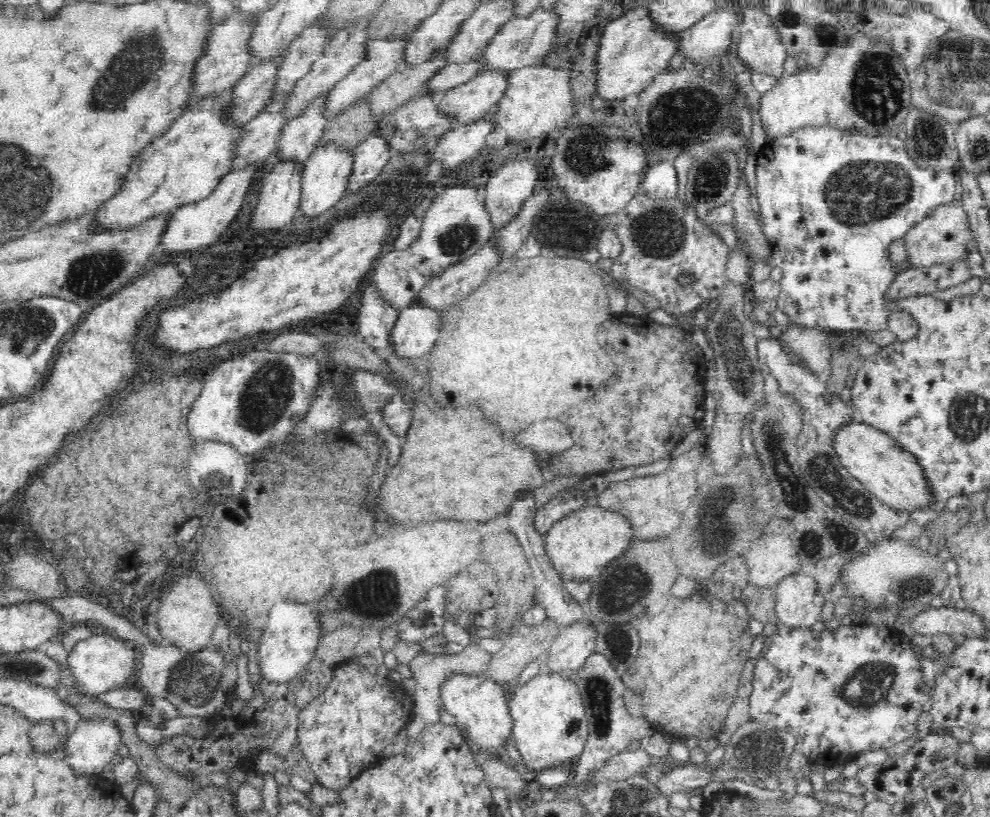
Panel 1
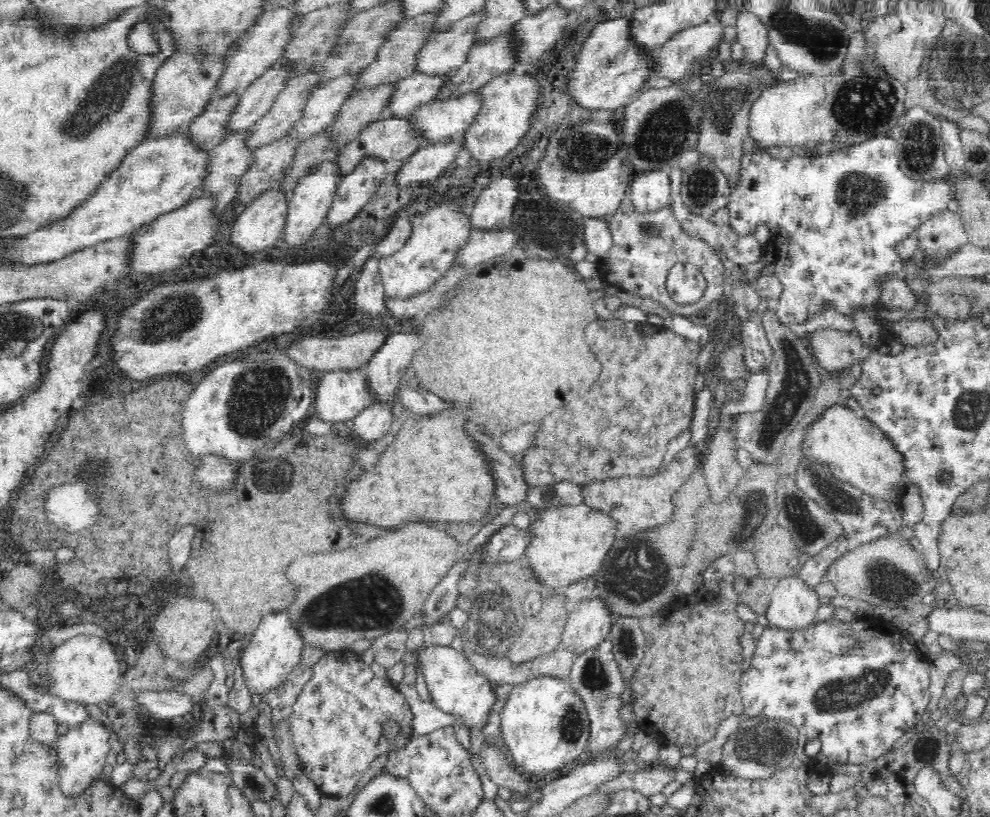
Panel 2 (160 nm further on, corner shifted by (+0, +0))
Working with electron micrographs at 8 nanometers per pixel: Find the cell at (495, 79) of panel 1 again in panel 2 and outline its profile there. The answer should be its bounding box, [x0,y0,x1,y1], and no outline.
[410,89,482,142]

